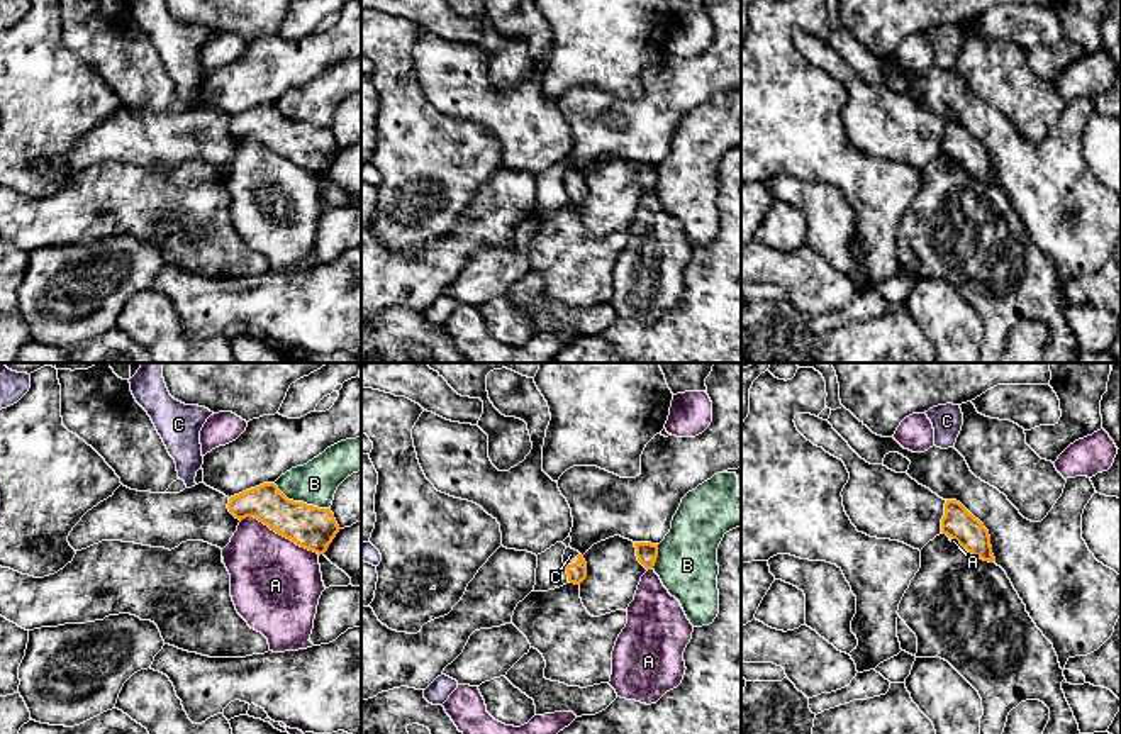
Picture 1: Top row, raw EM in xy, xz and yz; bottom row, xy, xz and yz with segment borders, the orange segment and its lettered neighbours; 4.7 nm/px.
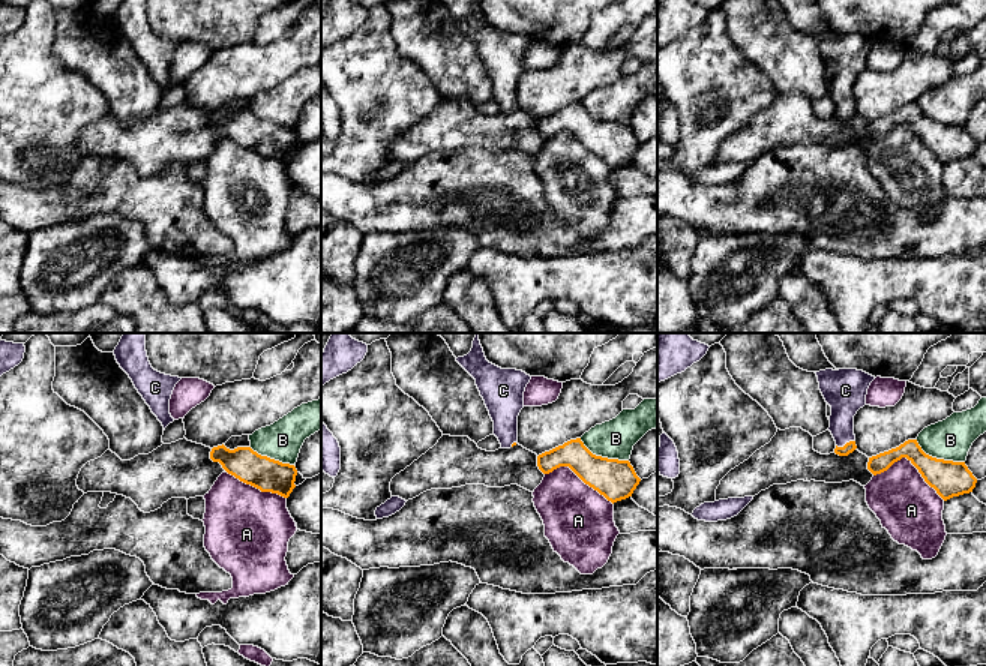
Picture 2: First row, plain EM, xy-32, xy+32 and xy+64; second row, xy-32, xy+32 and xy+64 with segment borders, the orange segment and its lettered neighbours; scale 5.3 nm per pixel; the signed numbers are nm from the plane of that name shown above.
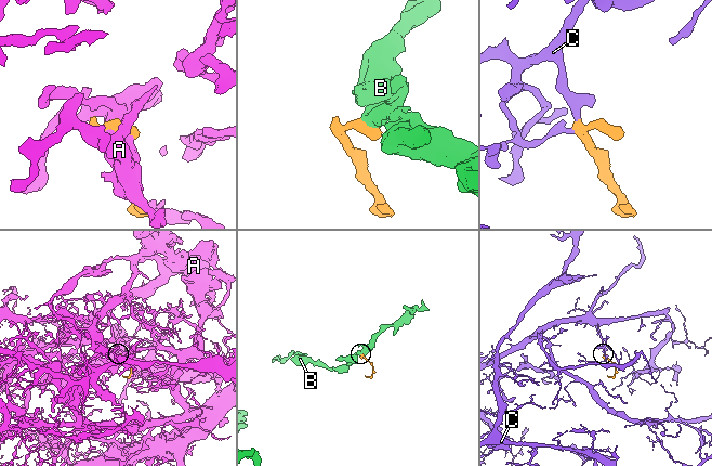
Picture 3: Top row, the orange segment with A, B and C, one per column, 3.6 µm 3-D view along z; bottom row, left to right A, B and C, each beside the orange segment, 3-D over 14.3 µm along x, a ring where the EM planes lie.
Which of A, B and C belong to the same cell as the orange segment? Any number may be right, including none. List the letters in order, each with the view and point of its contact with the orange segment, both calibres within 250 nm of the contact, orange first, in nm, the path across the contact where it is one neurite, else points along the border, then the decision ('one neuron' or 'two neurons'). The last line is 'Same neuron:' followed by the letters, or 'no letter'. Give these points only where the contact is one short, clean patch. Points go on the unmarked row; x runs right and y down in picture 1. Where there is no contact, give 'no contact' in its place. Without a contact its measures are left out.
A: contact xy (280, 155); calibres 200 and 420 nm; two neurons
B: contact xy (302, 122); calibres 200 and 200 nm; border xy (273, 104), (289, 119), (329, 129); two neurons
C: contact xz (575, 182); calibres 100 and 70 nm; one neuron
Same neuron: C

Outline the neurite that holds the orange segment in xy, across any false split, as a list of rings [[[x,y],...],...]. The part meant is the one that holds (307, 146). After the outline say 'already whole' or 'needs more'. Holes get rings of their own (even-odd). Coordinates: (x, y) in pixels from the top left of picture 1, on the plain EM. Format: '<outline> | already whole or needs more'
[[[263,103],[229,119],[229,132],[243,141],[254,137],[300,168],[324,175],[339,153],[331,129],[288,120],[275,103]]] | already whole

